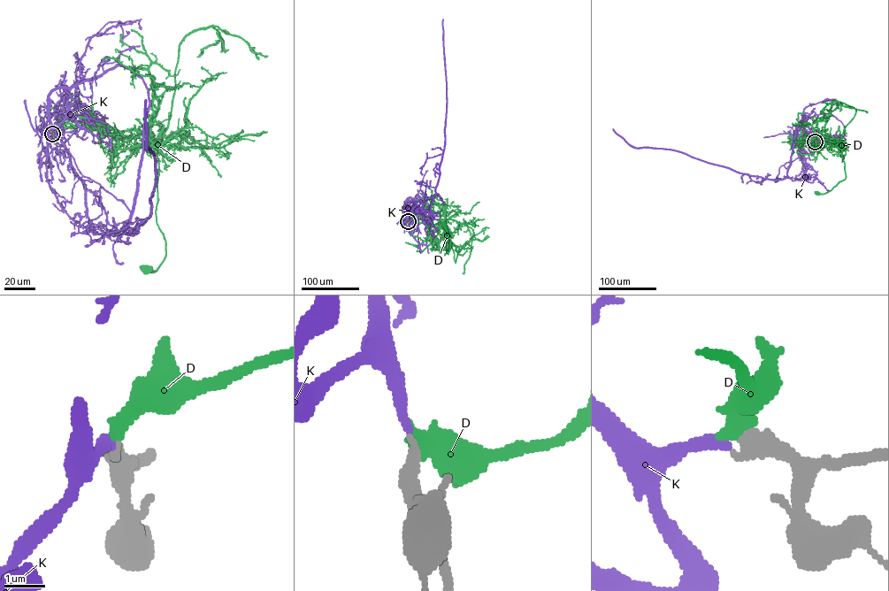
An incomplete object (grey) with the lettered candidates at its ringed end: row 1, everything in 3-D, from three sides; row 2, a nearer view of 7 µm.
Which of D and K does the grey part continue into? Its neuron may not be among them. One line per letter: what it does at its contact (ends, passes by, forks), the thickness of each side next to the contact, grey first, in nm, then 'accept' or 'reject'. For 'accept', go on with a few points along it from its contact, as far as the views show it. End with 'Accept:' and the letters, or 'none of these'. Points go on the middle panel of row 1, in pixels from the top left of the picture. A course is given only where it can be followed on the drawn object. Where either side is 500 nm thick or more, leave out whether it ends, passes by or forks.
D: 400 nm thick on the grey side, 500 nm on the other; reject
K: it ends there; 280 nm thick on the grey side, 240 nm on the other; accept; it runs (408, 221), (417, 211), (438, 213), (444, 202), (435, 191), (445, 143), (446, 111), (443, 19)
Accept: K

